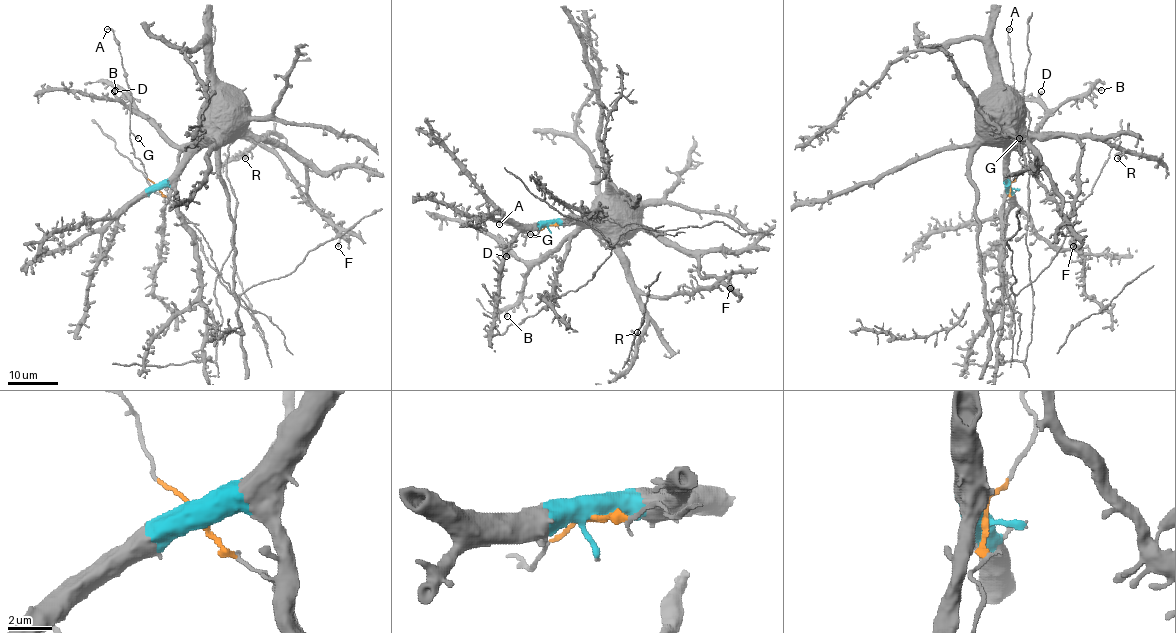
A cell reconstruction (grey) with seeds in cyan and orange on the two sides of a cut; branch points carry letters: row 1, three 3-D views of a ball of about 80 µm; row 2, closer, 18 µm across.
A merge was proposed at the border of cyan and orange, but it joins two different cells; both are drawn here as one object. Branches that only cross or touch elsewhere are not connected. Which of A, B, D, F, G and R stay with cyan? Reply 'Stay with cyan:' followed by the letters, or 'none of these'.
Stay with cyan: B, D, F, R

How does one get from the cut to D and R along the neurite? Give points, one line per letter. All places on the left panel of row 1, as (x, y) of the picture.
D: (157, 186), (176, 171), (186, 151), (177, 148), (147, 119), (134, 113), (114, 91)
R: (157, 186), (162, 186), (213, 136), (247, 136), (254, 146), (245, 158)

